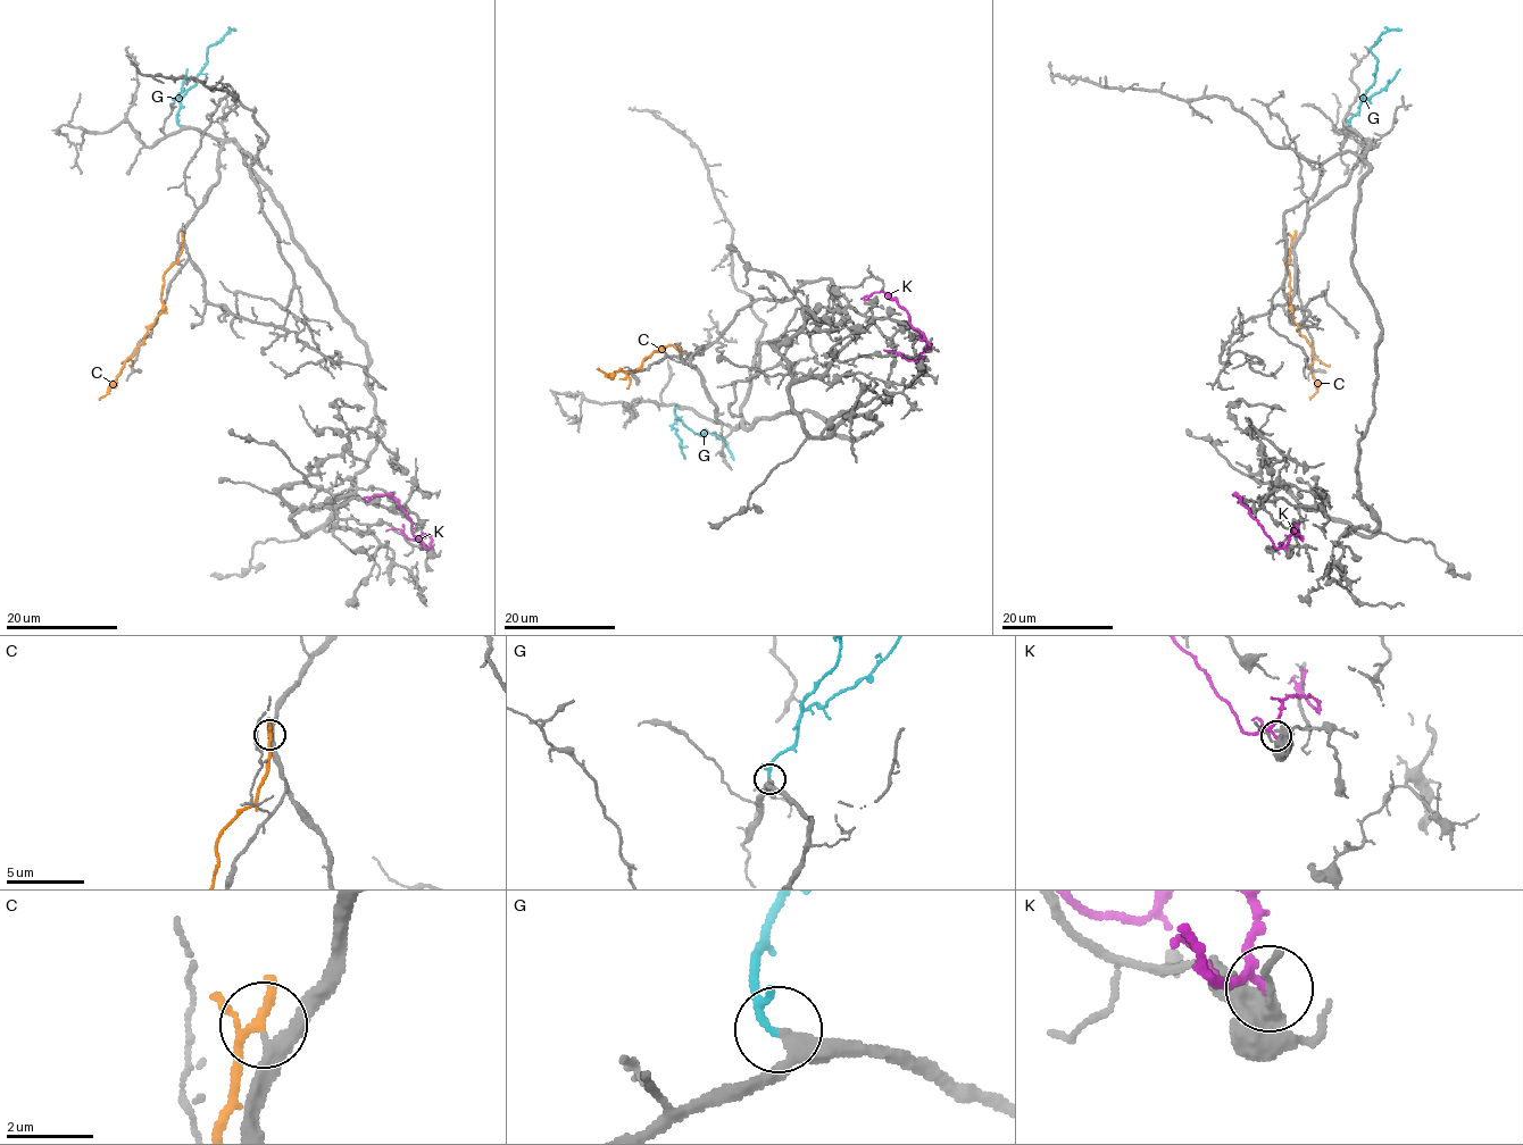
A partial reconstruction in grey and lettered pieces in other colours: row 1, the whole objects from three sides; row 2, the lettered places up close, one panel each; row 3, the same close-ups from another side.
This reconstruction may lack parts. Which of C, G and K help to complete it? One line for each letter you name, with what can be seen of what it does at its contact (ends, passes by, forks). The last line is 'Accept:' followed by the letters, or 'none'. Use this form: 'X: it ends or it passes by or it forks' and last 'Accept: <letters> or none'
G: it passes by
Accept: G

